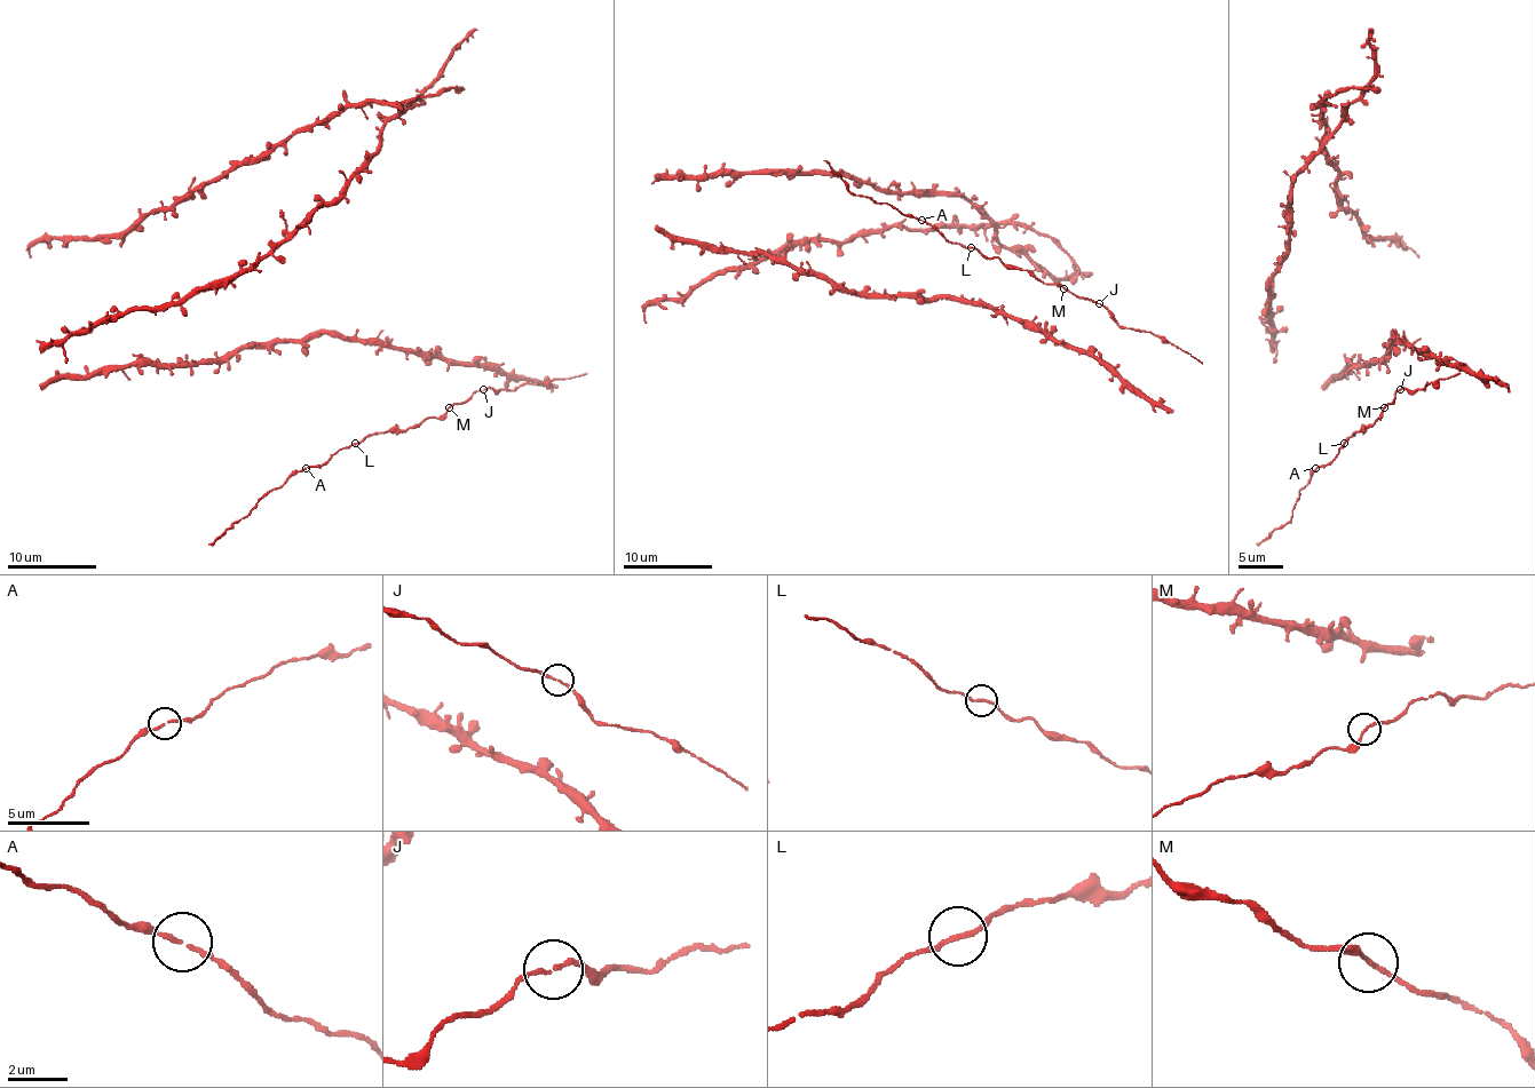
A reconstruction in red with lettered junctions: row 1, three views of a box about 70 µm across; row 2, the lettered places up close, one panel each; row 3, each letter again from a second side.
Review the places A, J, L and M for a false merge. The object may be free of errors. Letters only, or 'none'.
none

